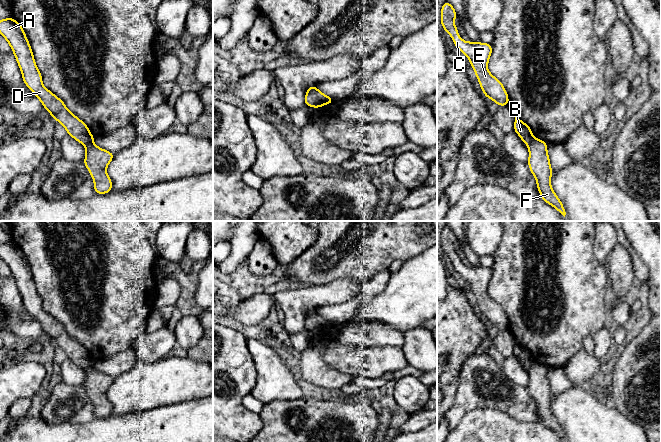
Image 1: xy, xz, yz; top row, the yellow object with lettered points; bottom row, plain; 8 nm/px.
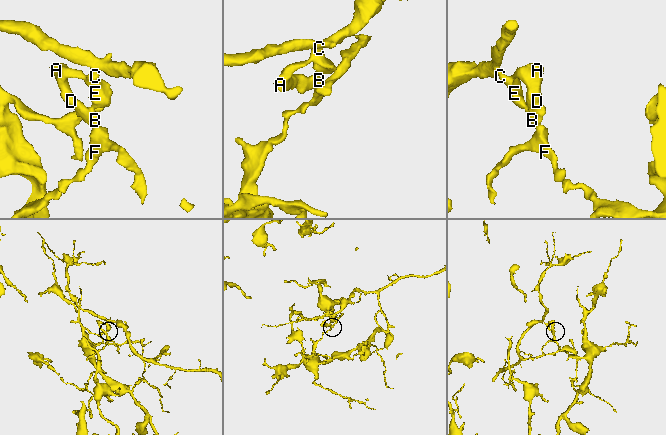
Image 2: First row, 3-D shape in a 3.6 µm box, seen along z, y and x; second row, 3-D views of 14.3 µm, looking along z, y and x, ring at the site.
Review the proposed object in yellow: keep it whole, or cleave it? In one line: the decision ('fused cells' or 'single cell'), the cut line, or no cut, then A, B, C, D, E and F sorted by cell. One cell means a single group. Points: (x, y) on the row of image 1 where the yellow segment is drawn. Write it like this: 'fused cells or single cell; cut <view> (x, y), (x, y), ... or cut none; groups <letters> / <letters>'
fused cells; cut xy (92, 141), (85, 145); groups A B C D E / F

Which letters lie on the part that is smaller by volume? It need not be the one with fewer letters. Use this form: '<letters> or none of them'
A, B, C, D, E

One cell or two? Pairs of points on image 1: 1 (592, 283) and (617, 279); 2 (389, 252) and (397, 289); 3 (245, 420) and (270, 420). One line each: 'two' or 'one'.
1: two
2: two
3: two

